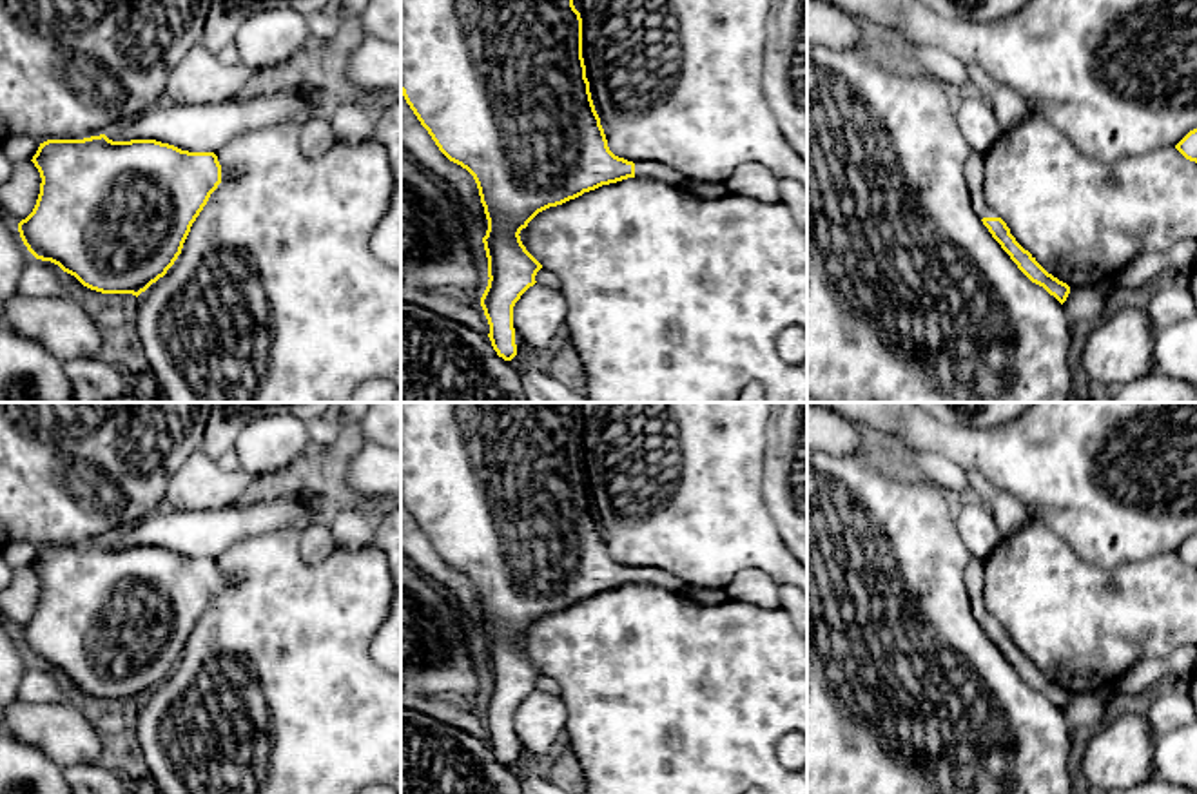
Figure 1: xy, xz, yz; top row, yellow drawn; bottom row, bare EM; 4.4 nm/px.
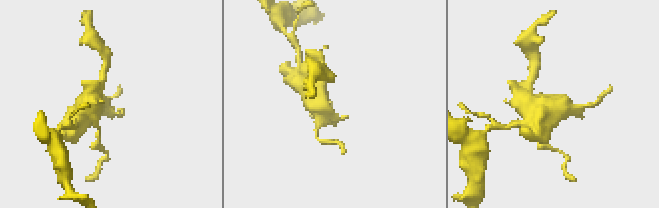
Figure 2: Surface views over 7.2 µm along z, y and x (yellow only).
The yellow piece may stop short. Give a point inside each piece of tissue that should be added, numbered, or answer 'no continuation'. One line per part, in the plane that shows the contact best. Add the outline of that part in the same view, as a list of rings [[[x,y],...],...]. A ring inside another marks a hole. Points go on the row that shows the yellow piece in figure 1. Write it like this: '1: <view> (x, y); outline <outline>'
1: yz (974, 169); outline [[[972,150],[965,163],[963,174],[978,218],[999,218],[985,196],[985,154]]]

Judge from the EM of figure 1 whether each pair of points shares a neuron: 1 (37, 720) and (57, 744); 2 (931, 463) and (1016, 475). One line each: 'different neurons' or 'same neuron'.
1: same neuron
2: different neurons

